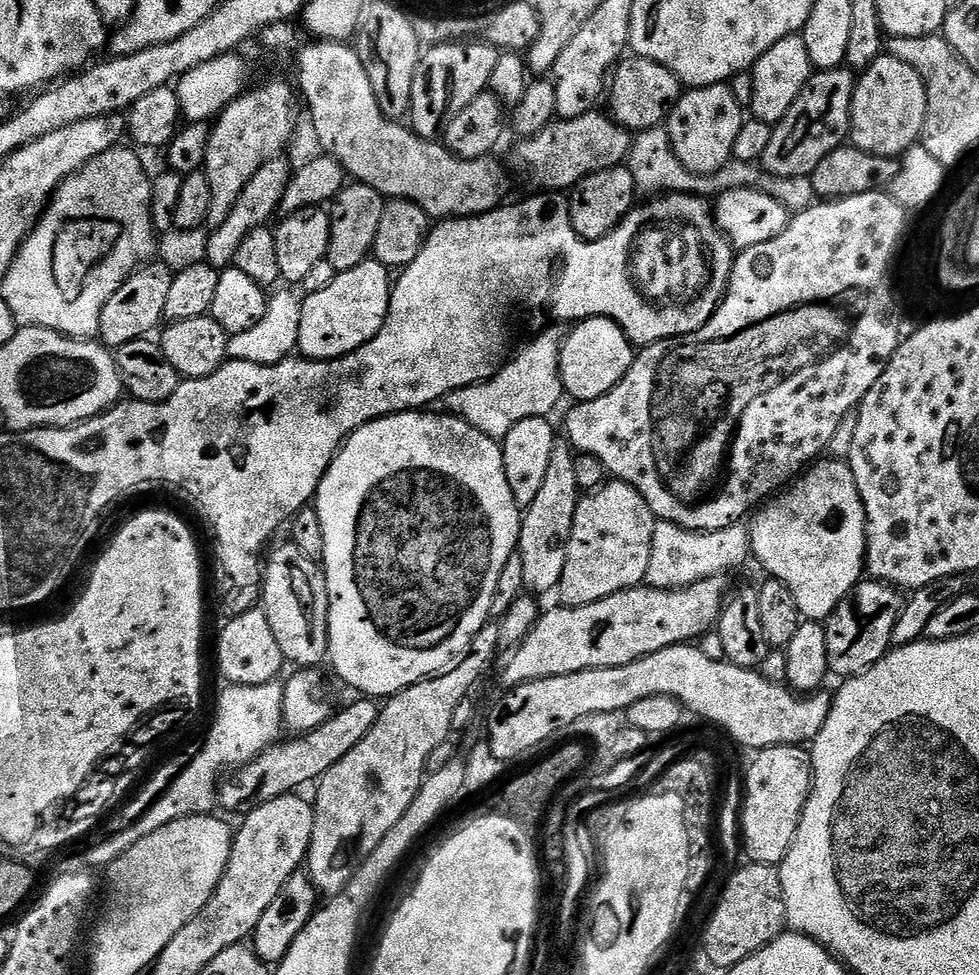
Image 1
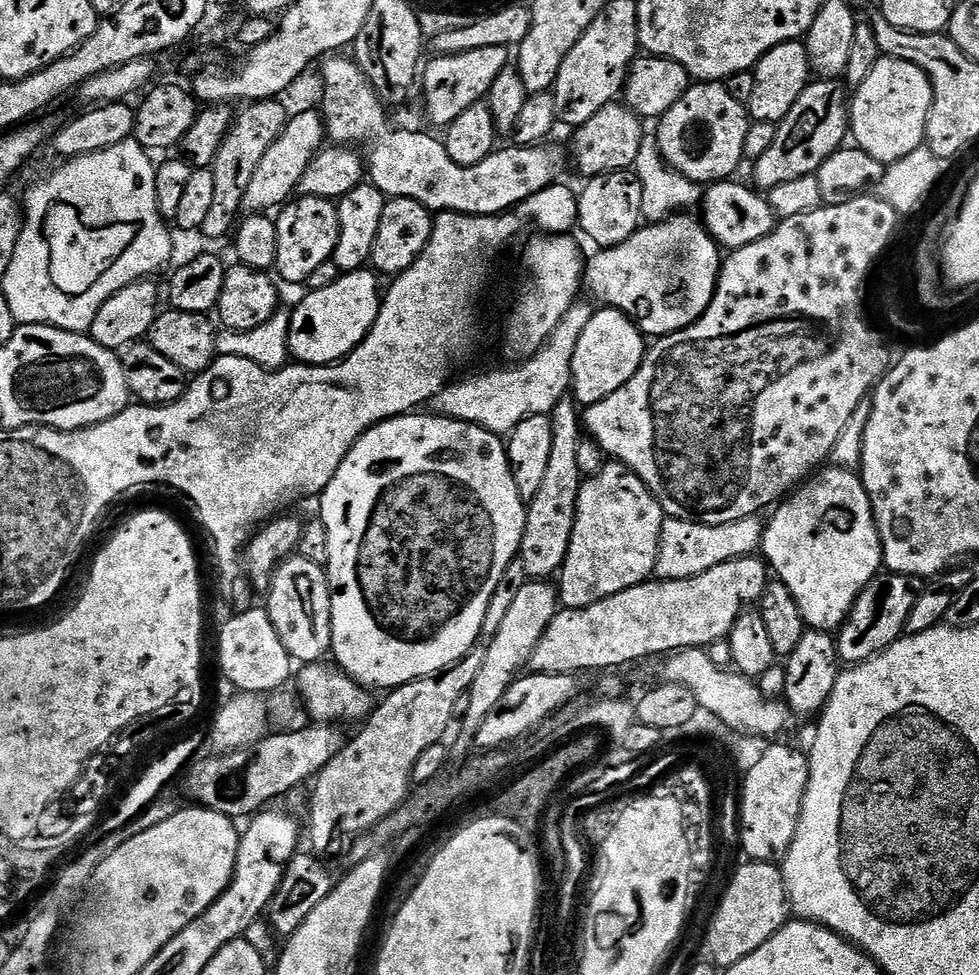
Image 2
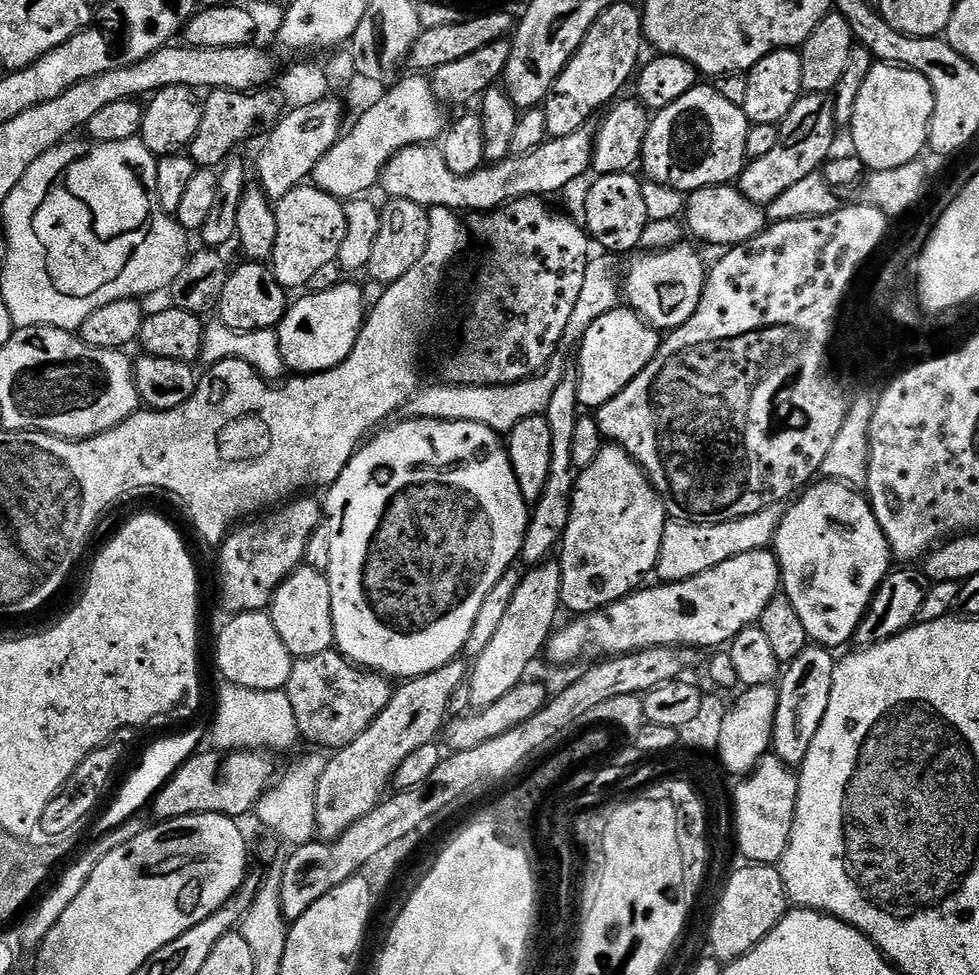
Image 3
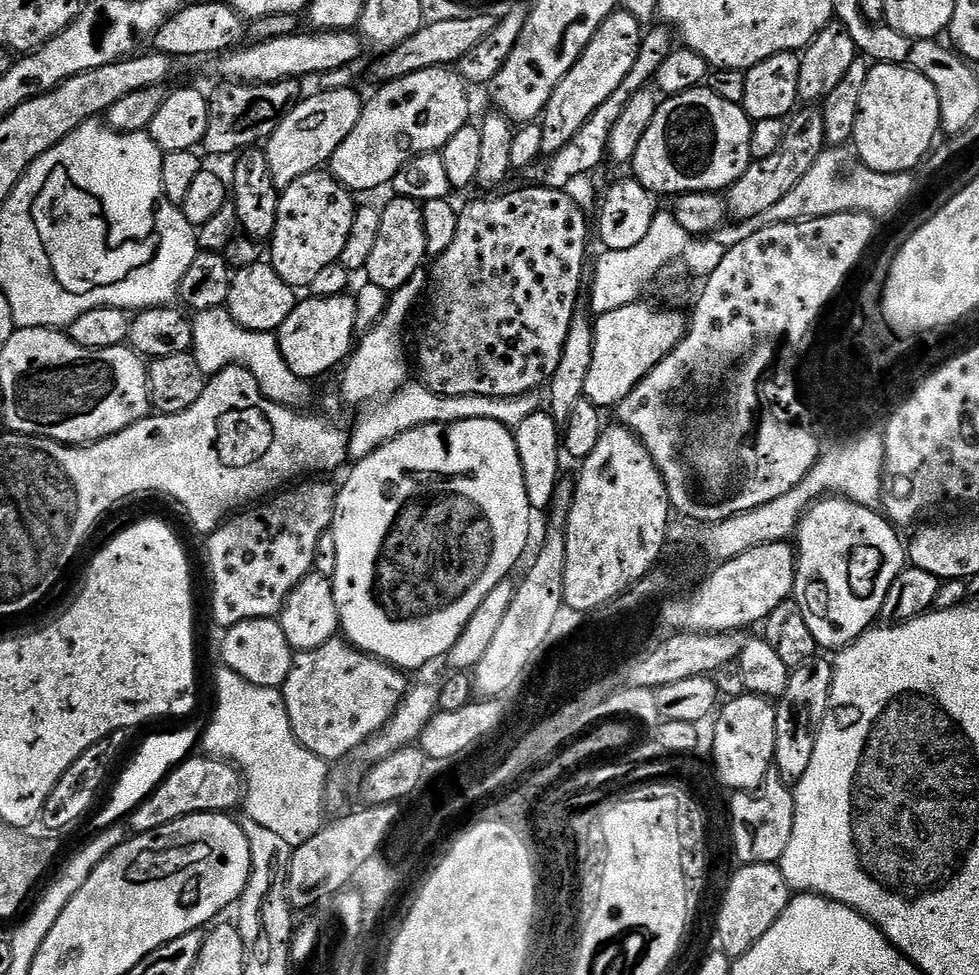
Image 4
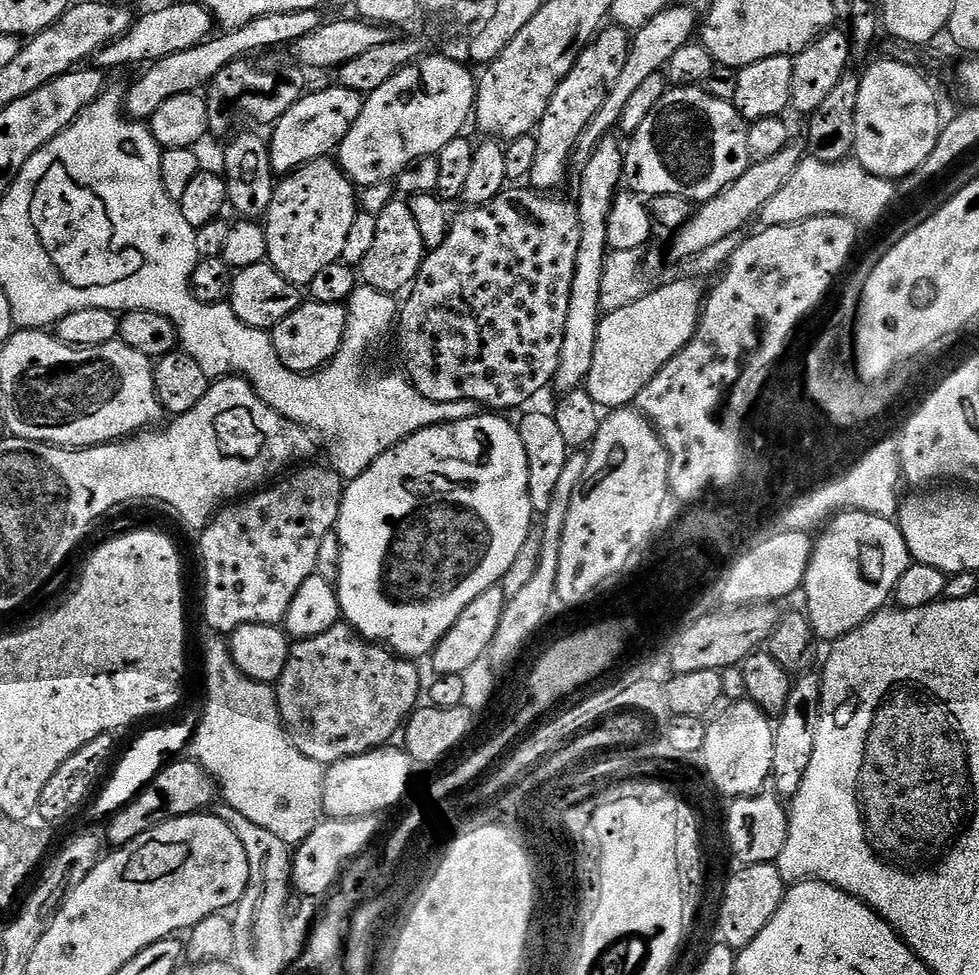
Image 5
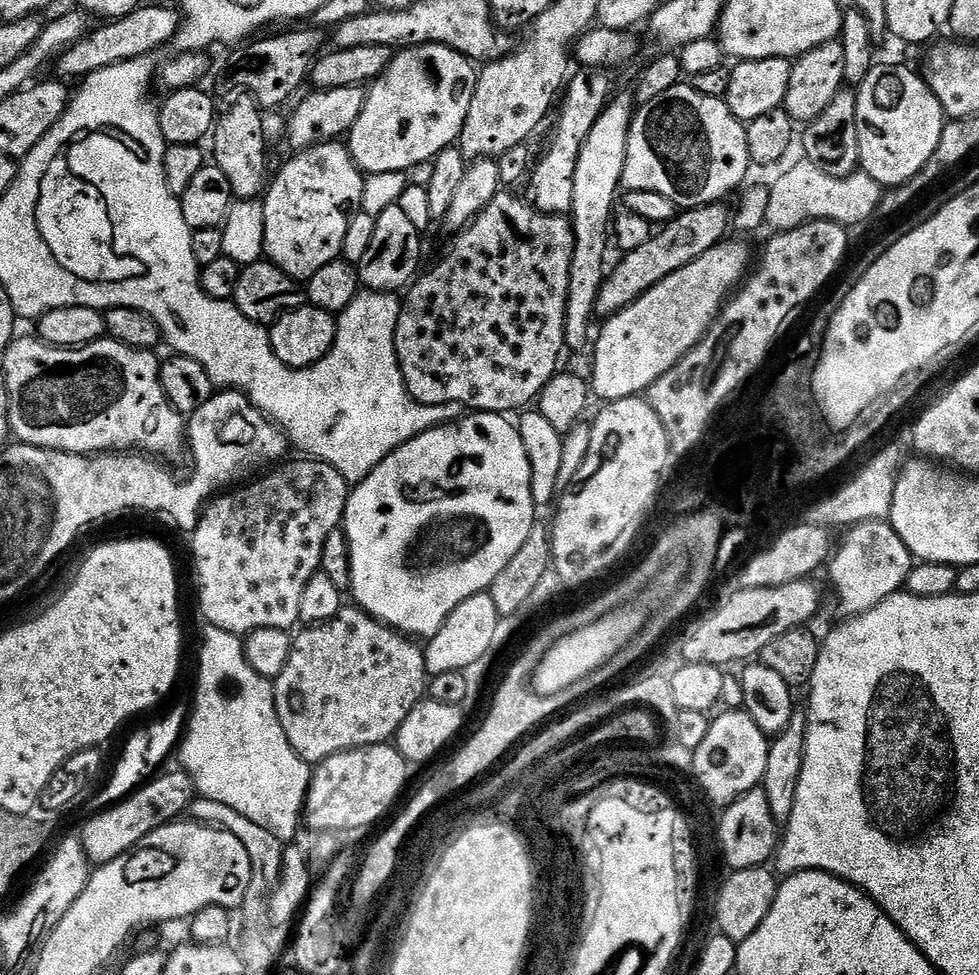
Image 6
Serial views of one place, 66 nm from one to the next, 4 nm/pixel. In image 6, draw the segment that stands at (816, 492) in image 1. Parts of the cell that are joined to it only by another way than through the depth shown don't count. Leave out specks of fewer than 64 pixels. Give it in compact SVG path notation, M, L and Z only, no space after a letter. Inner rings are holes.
M872 520L868 524L857 524L849 527L846 535L844 545L835 549L826 573L832 579L836 600L845 612L843 615L851 618L901 591L912 573L914 557L888 522Z

